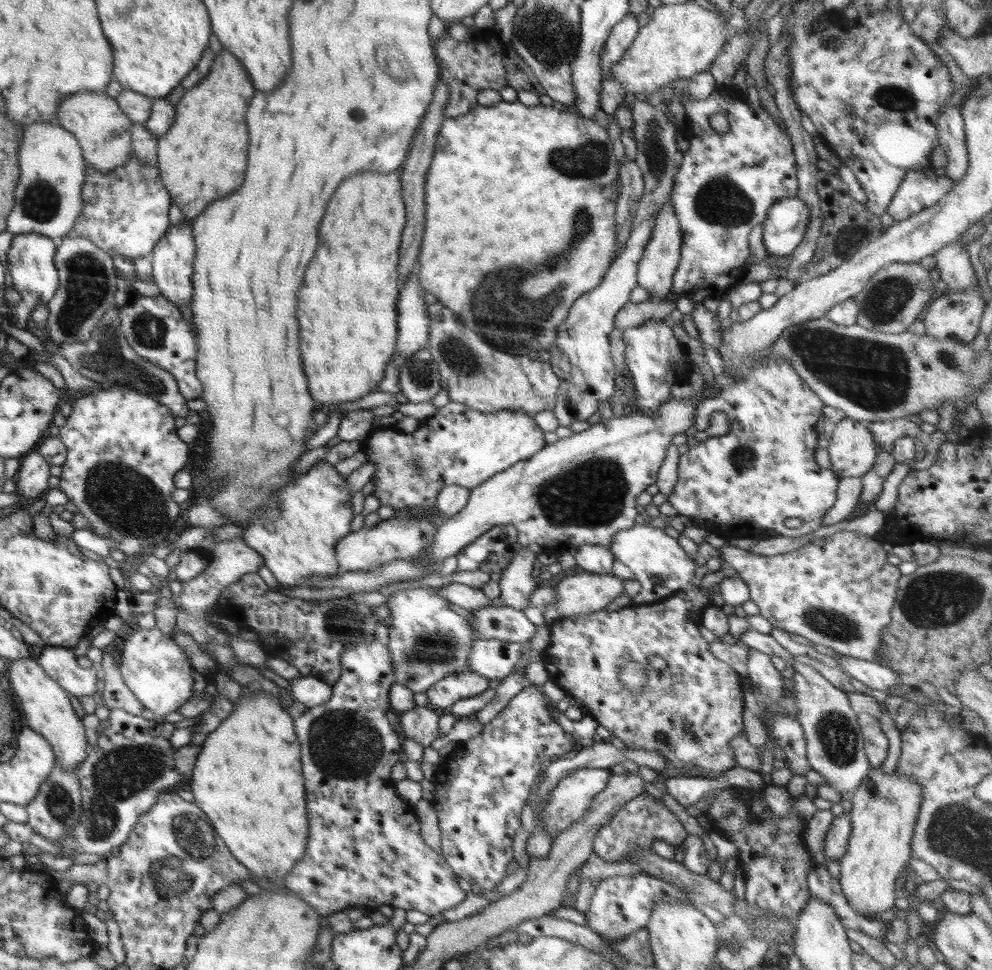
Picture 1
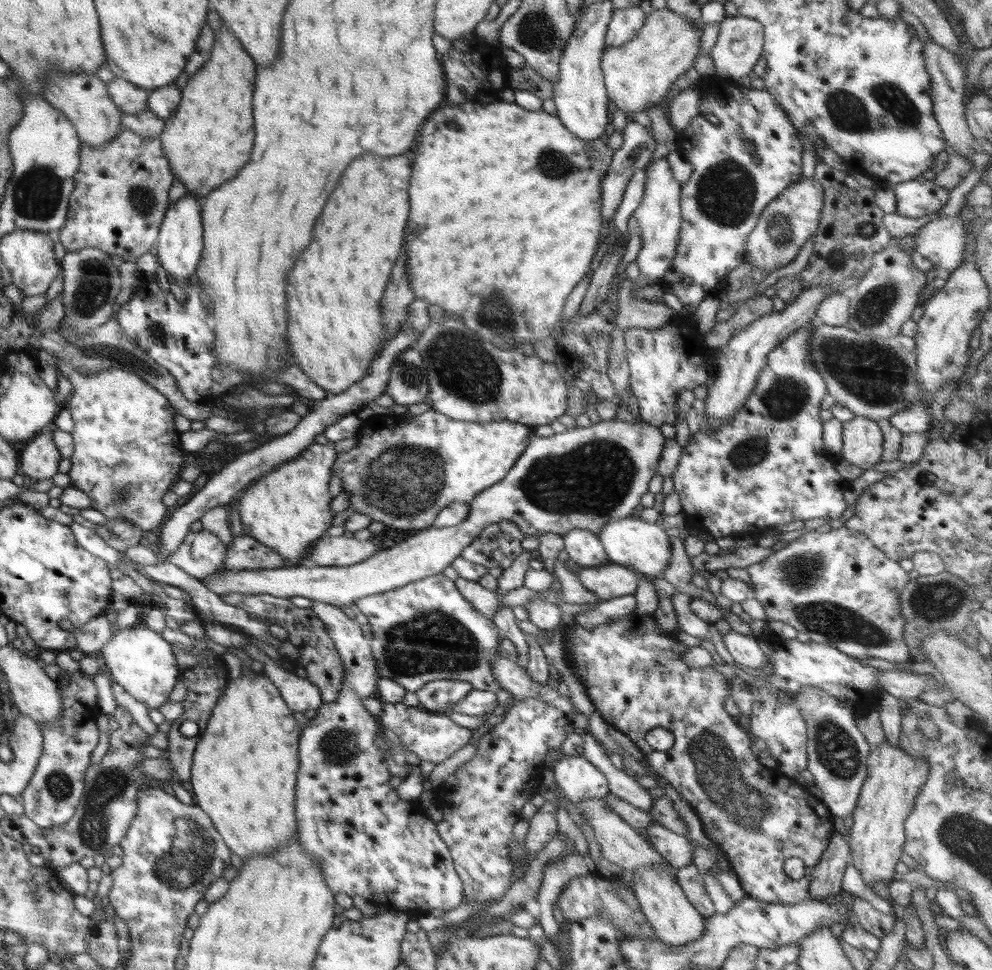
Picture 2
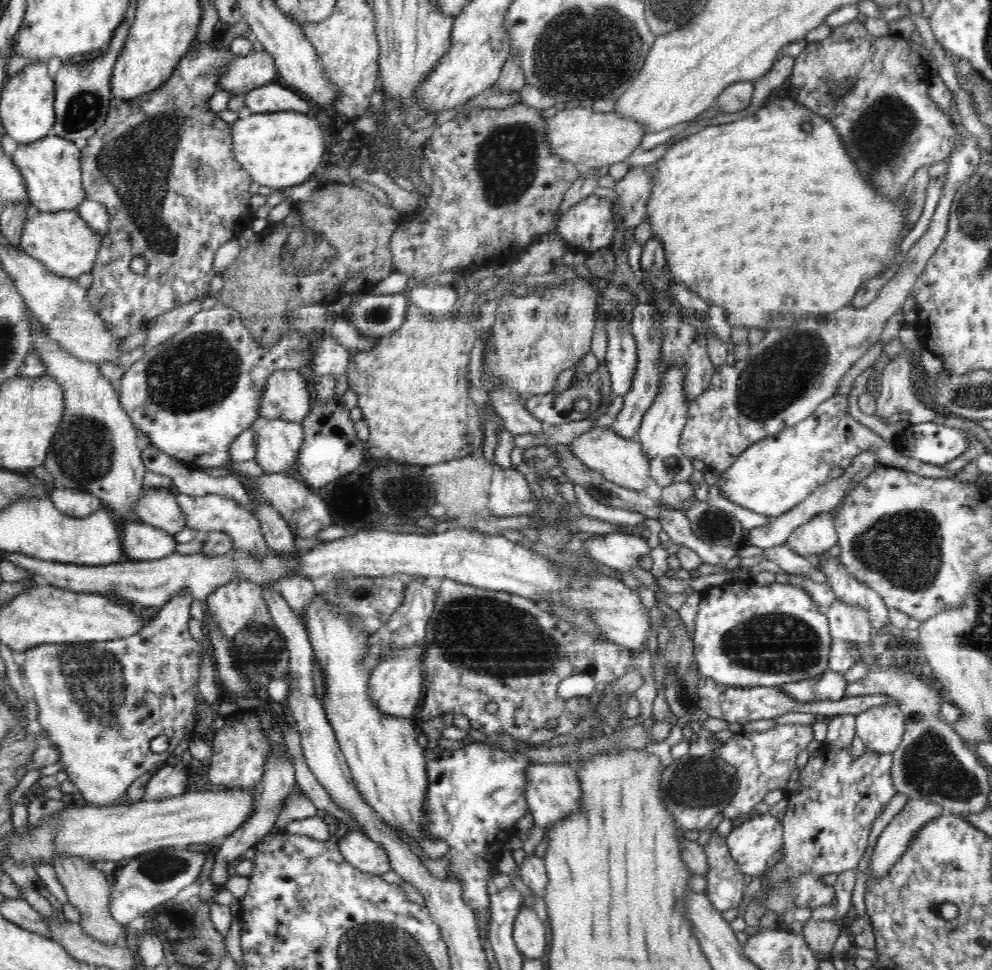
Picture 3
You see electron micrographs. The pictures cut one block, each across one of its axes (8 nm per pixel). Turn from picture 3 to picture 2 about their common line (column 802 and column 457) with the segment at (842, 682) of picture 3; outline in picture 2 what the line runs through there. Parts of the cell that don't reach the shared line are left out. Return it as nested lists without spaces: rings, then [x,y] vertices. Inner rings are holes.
[[[434,680],[416,691],[418,706],[429,711],[449,711],[453,704],[460,702],[473,688],[460,680]]]

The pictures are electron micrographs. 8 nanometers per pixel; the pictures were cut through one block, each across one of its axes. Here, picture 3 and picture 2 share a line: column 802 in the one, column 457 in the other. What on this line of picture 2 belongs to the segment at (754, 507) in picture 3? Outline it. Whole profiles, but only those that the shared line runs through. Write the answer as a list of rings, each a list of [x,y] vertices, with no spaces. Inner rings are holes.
[[[429,410],[420,416],[415,416],[412,421],[409,421],[406,416],[400,416],[400,420],[393,421],[404,421],[404,424],[396,426],[394,432],[392,432],[392,426],[390,424],[384,424],[382,428],[374,428],[370,430],[370,434],[364,434],[362,436],[362,446],[360,441],[357,442],[352,450],[348,452],[337,452],[334,464],[332,465],[333,475],[338,476],[342,480],[342,491],[346,491],[349,494],[349,506],[352,506],[356,512],[368,515],[372,522],[378,521],[384,524],[385,528],[394,528],[396,530],[419,530],[427,529],[433,526],[433,522],[436,519],[436,515],[445,507],[448,506],[449,502],[460,501],[470,504],[472,499],[482,490],[487,489],[489,486],[493,486],[496,482],[500,482],[501,478],[504,478],[505,474],[511,469],[511,466],[515,465],[515,462],[523,454],[524,449],[527,447],[529,436],[533,428],[520,424],[519,422],[512,421],[500,421],[500,422],[468,422],[468,421],[457,421],[450,418],[446,418],[444,414],[440,412],[434,412]]]

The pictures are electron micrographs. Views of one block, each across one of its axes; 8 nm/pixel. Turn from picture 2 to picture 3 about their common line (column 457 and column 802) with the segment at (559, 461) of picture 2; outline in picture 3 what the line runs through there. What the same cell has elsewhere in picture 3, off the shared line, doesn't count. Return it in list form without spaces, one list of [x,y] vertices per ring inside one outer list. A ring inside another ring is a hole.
[[[822,512],[810,522],[798,526],[786,540],[787,545],[796,554],[808,559],[808,556],[827,553],[838,542],[838,535],[833,521],[834,515]]]

